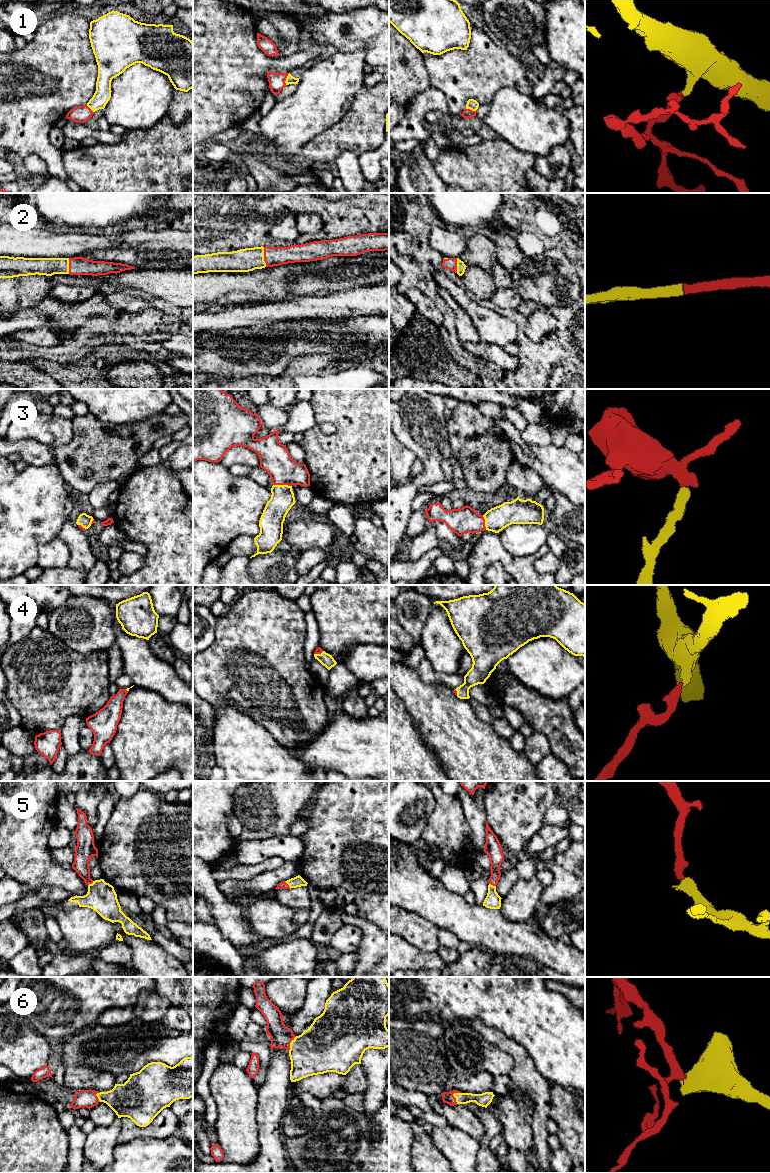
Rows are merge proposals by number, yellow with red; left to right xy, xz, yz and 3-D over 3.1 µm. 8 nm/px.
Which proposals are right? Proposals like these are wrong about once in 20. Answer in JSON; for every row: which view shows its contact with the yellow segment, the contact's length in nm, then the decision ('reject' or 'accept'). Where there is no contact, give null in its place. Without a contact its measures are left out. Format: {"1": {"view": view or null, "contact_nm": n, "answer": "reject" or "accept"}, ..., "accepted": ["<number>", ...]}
{"1": {"view": "xz", "contact_nm": 100, "answer": "accept"}, "2": {"view": "xz", "contact_nm": 160, "answer": "accept"}, "3": {"view": "xz", "contact_nm": 150, "answer": "accept"}, "4": {"view": "xz", "contact_nm": 80, "answer": "accept"}, "5": {"view": "xz", "contact_nm": 80, "answer": "accept"}, "6": {"view": "yz", "contact_nm": 100, "answer": "accept"}, "accepted": ["1", "2", "3", "4", "5", "6"]}

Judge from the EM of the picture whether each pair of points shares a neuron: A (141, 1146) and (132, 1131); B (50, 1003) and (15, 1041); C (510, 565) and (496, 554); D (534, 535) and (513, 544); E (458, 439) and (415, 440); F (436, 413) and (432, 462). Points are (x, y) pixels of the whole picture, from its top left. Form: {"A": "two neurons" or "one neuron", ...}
{"A": "two neurons", "B": "two neurons", "C": "one neuron", "D": "one neuron", "E": "two neurons", "F": "one neuron"}

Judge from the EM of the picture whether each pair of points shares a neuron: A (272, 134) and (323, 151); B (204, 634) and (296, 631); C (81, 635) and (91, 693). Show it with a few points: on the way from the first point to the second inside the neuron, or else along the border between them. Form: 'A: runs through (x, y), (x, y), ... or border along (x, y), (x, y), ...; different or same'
A: border along (324, 132), (315, 135), (300, 150), (299, 154); different
B: border along (217, 618), (214, 641), (203, 651); different
C: border along (63, 643), (67, 647), (83, 654), (106, 651); different

